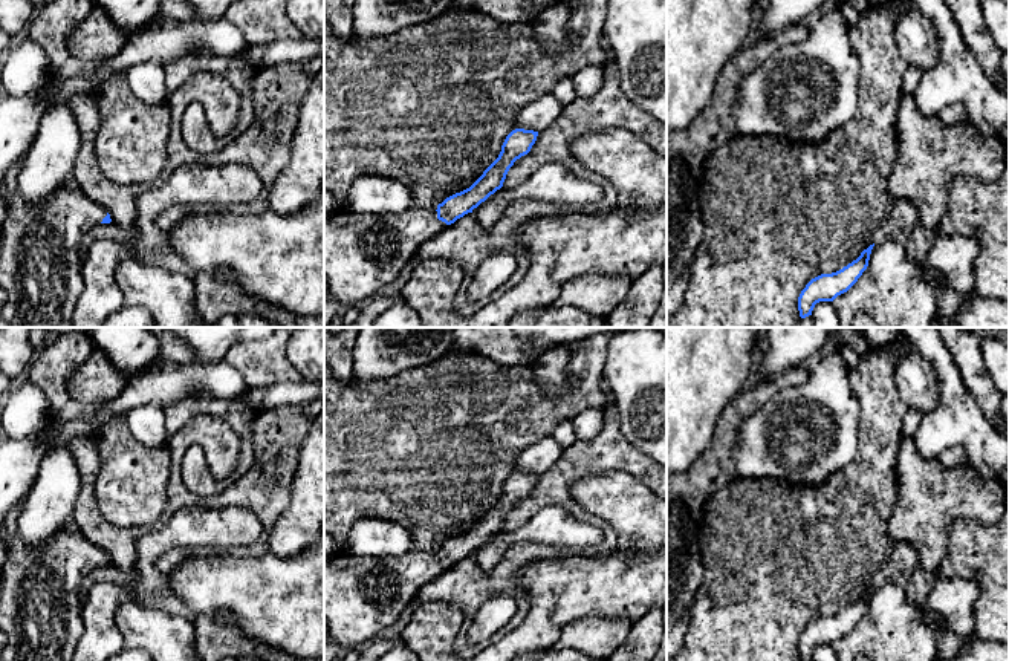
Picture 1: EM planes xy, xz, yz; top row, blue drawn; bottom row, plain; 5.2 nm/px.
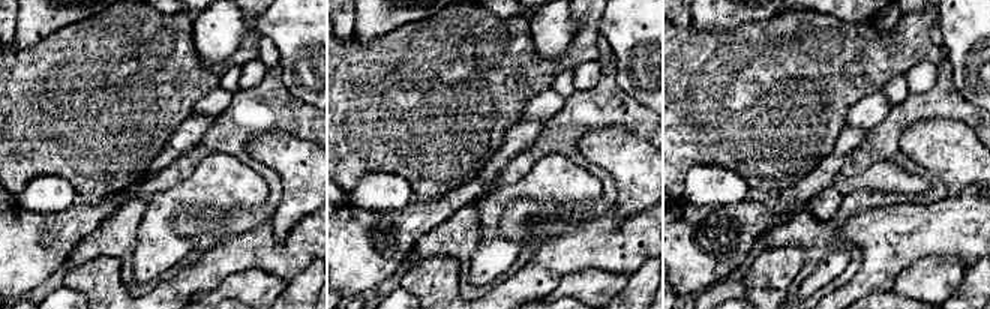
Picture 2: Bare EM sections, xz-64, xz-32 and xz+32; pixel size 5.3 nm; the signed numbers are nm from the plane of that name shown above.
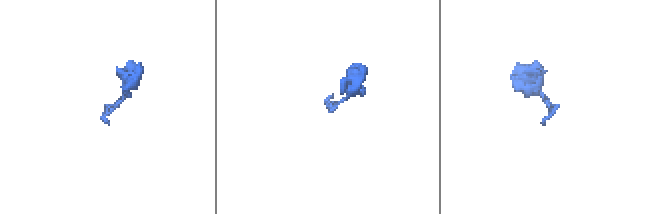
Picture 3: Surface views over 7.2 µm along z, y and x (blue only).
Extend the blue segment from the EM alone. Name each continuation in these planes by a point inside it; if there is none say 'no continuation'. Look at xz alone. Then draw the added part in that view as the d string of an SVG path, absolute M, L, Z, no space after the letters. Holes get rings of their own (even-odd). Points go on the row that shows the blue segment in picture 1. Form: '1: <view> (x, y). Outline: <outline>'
1: xz (363, 253). Outline: M408 208L399 214L358 214L339 210L324 220L324 274L327 294L346 309L371 298L394 282L417 254L419 246L448 225L437 219L436 210Z

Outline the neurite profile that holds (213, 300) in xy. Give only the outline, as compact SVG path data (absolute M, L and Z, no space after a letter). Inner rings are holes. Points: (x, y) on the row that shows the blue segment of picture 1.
M197 272L194 280L197 311L209 327L223 315L258 315L280 327L324 327L324 314L300 315L266 300L217 283L213 275Z

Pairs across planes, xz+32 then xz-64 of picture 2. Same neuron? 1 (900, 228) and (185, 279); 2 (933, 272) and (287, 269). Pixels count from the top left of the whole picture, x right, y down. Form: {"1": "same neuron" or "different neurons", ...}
{"1": "same neuron", "2": "different neurons"}

